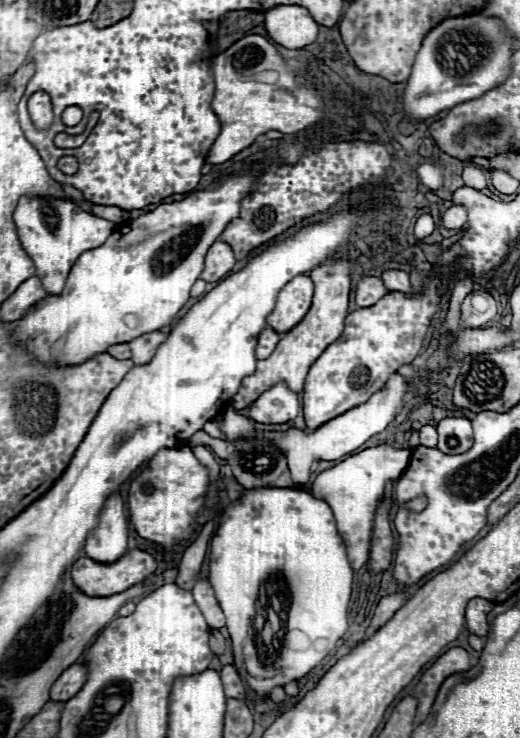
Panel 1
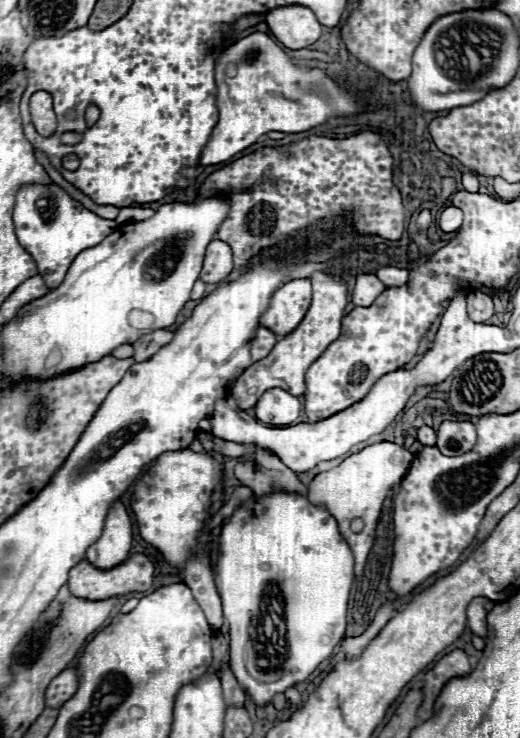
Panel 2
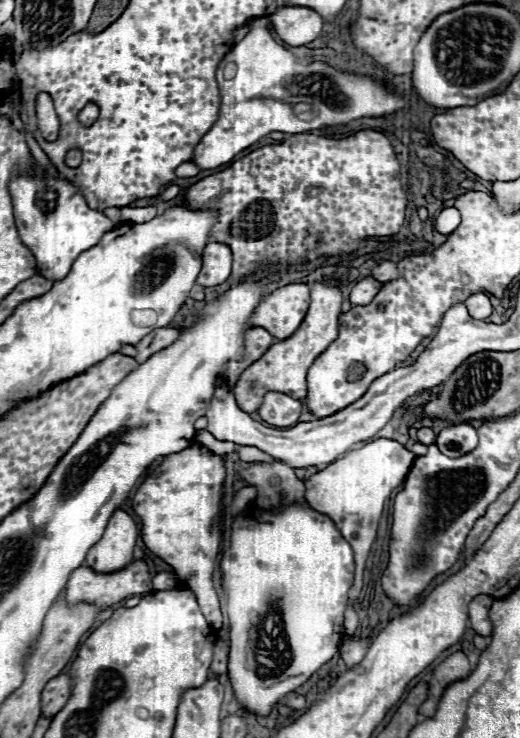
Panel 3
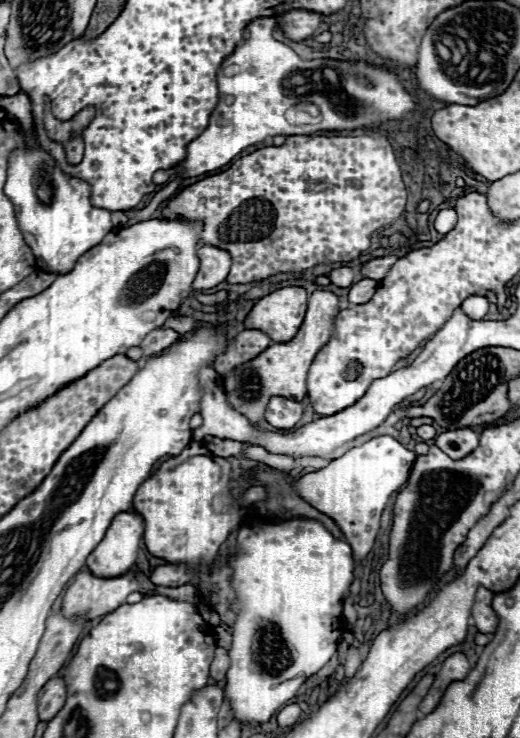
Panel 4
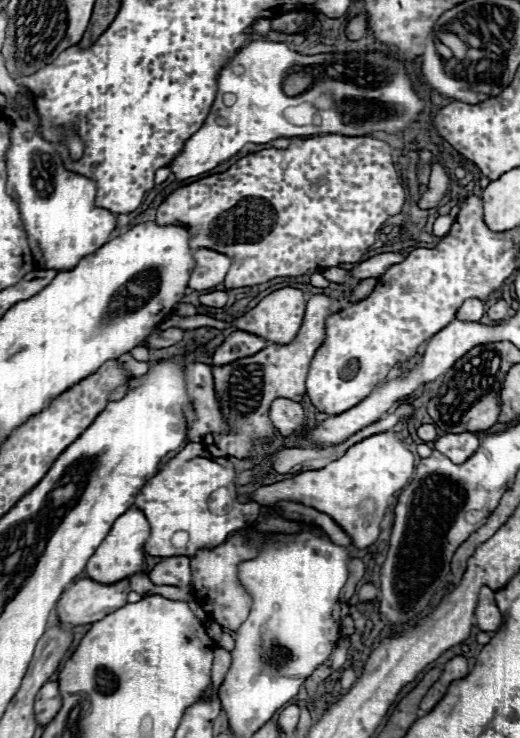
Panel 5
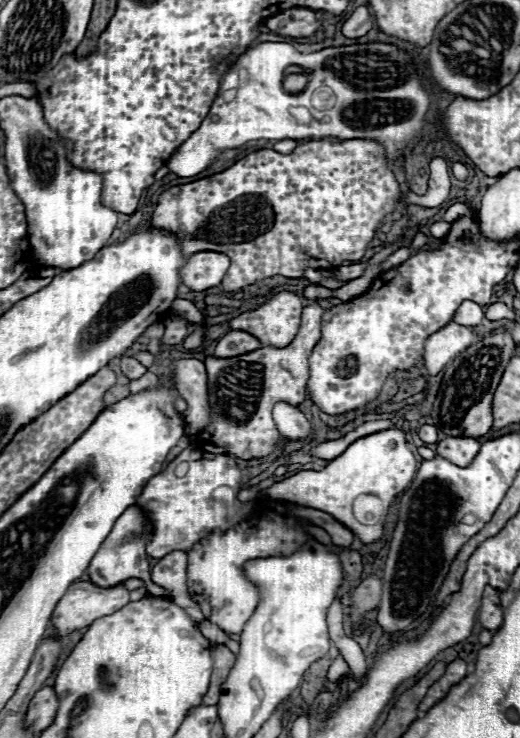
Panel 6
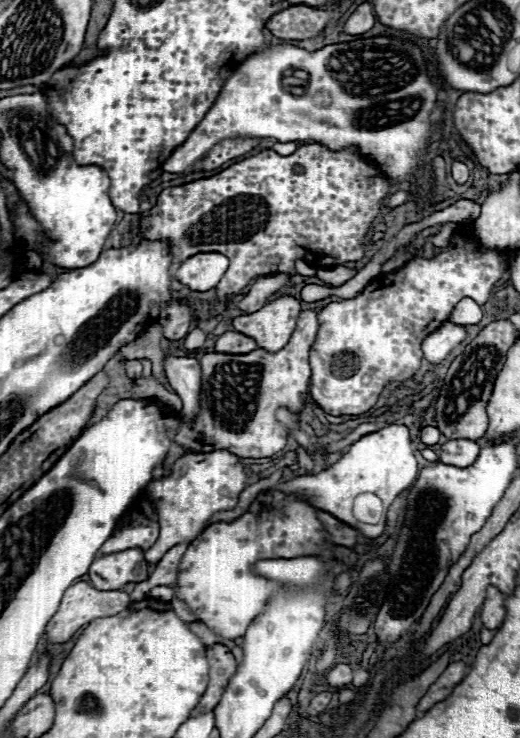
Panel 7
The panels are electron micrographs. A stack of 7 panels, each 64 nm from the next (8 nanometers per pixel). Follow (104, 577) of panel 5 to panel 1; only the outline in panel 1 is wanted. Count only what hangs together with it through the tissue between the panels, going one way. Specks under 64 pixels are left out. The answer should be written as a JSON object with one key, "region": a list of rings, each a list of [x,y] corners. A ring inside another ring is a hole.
{"region":[[[118,492],[110,494],[98,514],[98,526],[90,532],[84,544],[86,556],[92,560],[118,560],[128,548],[128,530],[124,502]]]}

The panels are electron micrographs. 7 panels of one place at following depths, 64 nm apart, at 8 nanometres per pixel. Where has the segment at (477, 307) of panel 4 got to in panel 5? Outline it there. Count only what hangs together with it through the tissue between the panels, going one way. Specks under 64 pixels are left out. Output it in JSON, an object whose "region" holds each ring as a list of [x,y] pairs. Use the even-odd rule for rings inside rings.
{"region":[[[470,298],[466,300],[458,312],[456,312],[456,318],[458,320],[464,320],[464,322],[480,322],[480,318],[486,314],[486,304],[478,298]]]}

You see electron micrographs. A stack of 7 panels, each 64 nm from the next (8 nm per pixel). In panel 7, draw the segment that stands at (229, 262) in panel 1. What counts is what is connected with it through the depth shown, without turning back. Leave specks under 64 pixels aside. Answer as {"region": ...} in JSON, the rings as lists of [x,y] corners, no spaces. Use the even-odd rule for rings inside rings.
{"region":[[[200,252],[190,256],[176,270],[176,278],[196,292],[206,292],[214,288],[228,270],[228,258],[220,252]]]}

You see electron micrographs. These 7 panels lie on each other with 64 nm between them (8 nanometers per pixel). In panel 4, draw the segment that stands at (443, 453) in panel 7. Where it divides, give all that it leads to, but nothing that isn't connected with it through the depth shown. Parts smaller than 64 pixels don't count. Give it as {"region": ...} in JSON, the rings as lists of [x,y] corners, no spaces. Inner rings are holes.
{"region":[[[458,428],[458,430],[448,430],[436,436],[434,444],[454,460],[460,460],[468,456],[478,446],[478,434],[472,428]]]}

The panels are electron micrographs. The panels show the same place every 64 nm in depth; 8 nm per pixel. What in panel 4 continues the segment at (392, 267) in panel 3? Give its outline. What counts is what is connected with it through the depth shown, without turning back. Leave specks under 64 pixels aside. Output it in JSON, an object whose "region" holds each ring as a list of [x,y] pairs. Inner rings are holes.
{"region":[[[384,256],[384,258],[374,258],[368,264],[364,264],[362,274],[364,278],[372,278],[372,280],[382,280],[388,270],[394,266],[394,260],[398,260],[396,256]]]}

